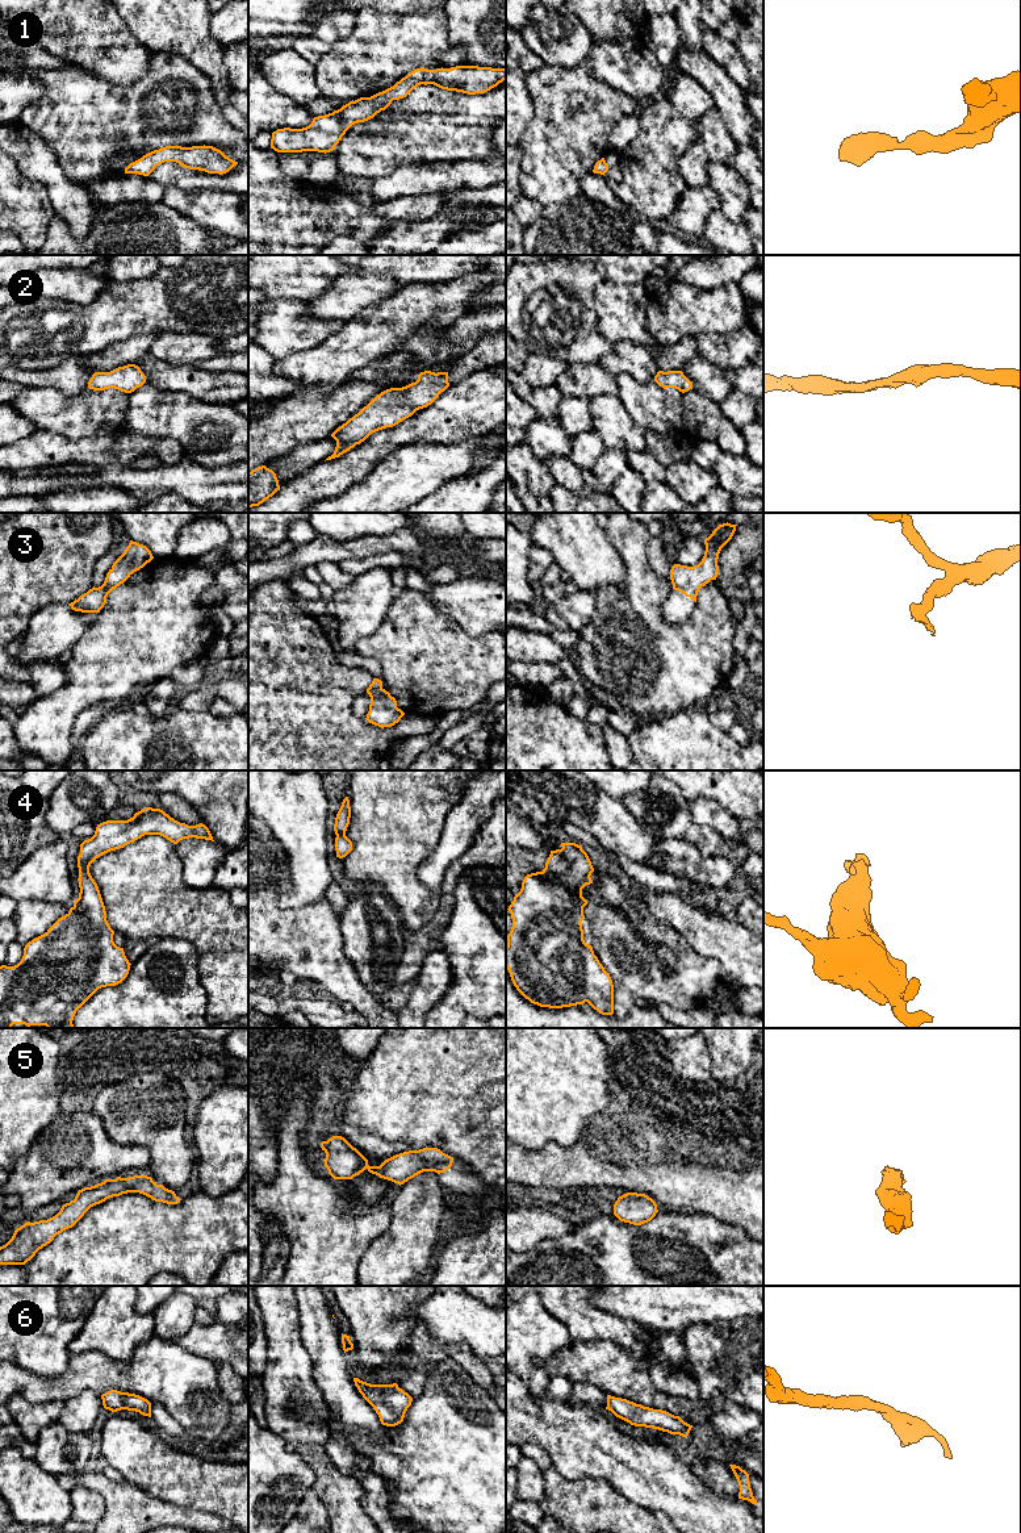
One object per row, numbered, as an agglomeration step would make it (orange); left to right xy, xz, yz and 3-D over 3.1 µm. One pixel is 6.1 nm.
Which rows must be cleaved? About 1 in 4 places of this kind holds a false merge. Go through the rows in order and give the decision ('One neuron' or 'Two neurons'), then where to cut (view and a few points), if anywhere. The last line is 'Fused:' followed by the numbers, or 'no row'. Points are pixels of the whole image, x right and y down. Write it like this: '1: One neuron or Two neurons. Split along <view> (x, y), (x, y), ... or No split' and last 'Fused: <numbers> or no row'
1: One neuron. No split
2: One neuron. No split
3: One neuron. No split
4: One neuron. No split
5: One neuron. No split
6: One neuron. No split
Fused: no row

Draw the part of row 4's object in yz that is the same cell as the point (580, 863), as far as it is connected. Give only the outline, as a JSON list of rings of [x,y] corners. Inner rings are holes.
[[[561,843],[562,848],[551,851],[541,872],[527,874],[522,889],[515,894],[509,906],[512,927],[507,935],[506,968],[516,990],[531,1003],[540,1007],[562,1008],[587,1002],[602,1015],[614,1014],[614,985],[610,974],[604,970],[593,947],[583,940],[581,922],[585,919],[583,907],[587,901],[582,897],[582,889],[593,884],[594,868],[582,845]]]

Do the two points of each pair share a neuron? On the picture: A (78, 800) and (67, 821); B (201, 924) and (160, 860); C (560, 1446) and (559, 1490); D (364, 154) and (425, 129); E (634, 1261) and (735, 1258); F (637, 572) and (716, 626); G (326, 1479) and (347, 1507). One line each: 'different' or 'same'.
A: same
B: same
C: different
D: same
E: same
F: same
G: same

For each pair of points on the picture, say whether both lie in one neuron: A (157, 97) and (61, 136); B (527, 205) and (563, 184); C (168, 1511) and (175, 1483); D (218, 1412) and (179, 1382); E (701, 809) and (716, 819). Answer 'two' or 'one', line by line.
A: one
B: two
C: two
D: one
E: one

